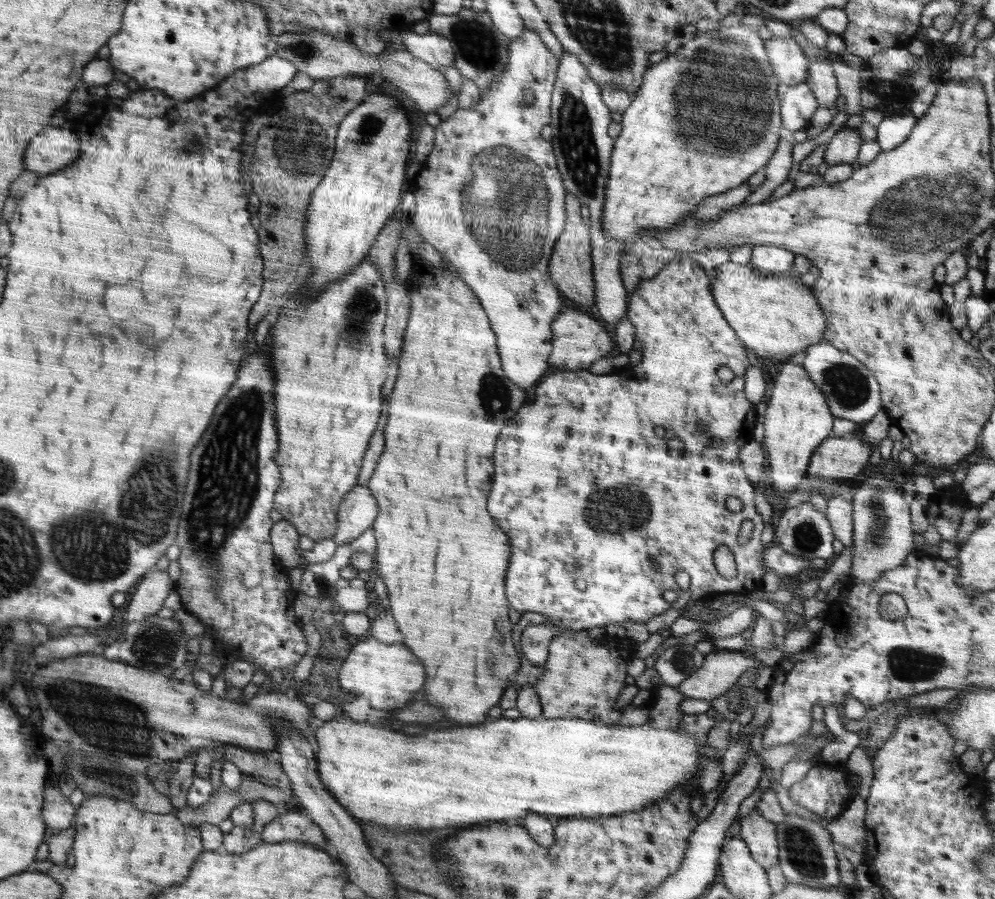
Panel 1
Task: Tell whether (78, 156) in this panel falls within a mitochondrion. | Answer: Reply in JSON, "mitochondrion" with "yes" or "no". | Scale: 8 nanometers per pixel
{"mitochondrion":"no"}

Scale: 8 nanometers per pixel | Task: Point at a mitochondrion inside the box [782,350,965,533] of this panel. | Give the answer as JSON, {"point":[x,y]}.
{"point":[847,385]}

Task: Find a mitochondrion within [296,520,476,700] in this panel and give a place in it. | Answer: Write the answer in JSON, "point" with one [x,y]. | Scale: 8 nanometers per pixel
{"point":[322,584]}

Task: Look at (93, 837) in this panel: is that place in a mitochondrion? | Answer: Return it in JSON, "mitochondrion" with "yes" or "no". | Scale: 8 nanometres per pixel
{"mitochondrion":"no"}

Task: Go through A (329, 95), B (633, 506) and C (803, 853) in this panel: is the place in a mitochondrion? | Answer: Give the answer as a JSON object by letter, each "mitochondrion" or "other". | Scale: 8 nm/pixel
{"A":"other","B":"mitochondrion","C":"mitochondrion"}

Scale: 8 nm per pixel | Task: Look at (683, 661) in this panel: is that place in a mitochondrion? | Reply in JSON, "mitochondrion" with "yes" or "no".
{"mitochondrion":"yes"}

